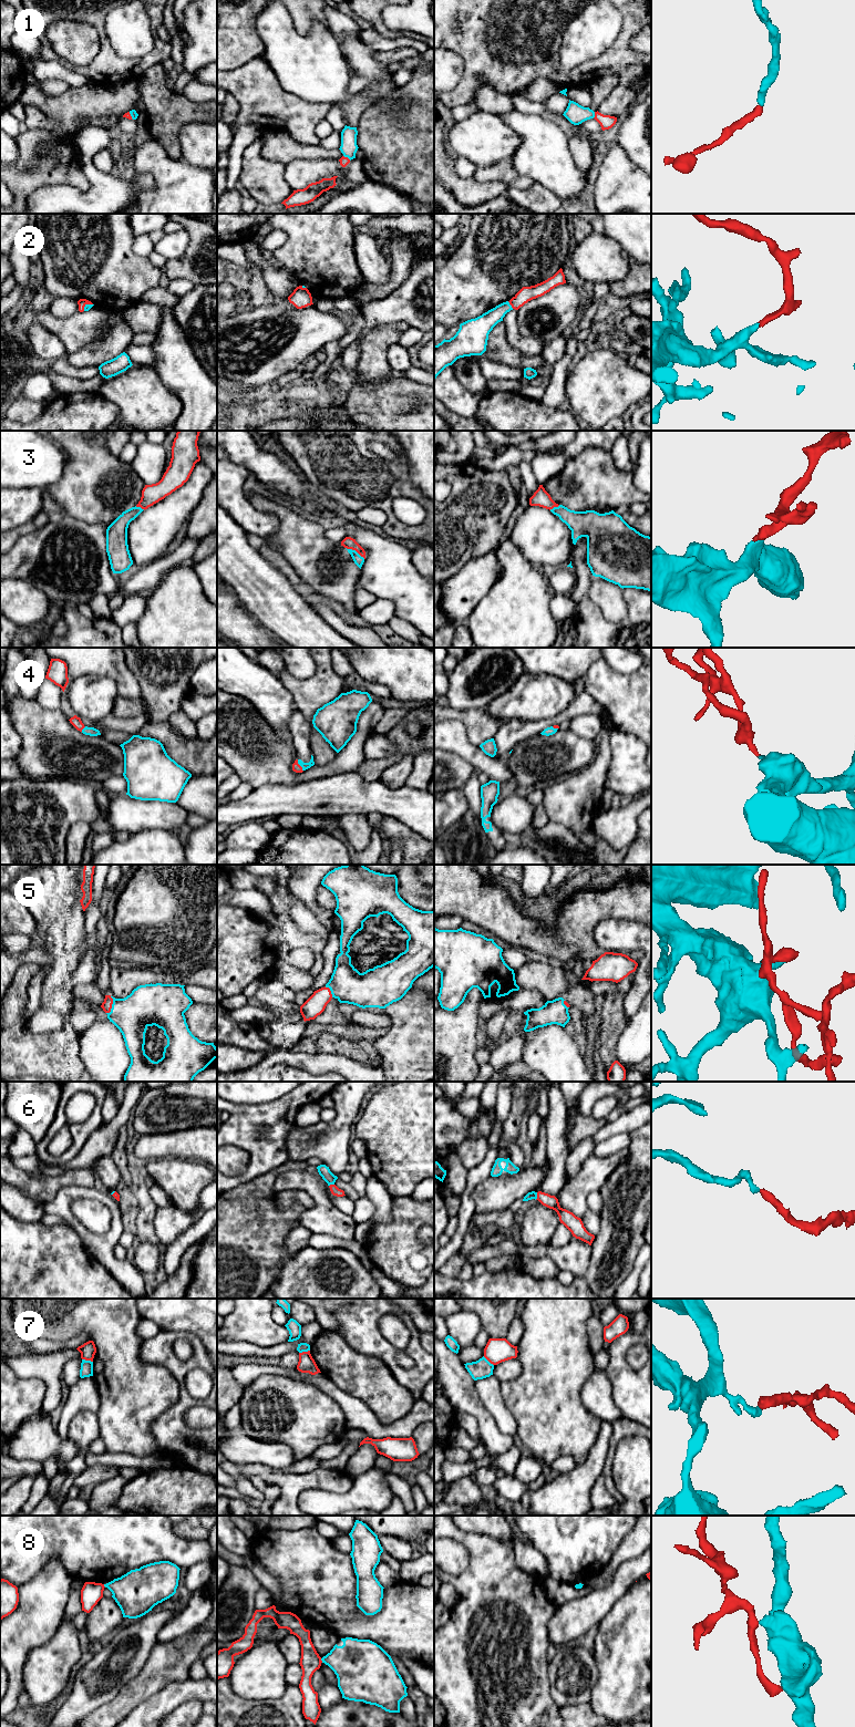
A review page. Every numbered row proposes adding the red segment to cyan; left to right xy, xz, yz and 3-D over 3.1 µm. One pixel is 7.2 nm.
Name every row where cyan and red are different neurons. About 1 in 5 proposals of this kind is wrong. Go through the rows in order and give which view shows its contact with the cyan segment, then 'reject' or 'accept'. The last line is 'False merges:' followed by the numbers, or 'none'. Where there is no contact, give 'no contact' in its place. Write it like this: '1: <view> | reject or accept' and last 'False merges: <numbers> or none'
1: xz | accept
2: yz | accept
3: xz | accept
4: xz | accept
5: xy | accept
6: yz | accept
7: xy | reject
8: xz | reject
False merges: 7, 8

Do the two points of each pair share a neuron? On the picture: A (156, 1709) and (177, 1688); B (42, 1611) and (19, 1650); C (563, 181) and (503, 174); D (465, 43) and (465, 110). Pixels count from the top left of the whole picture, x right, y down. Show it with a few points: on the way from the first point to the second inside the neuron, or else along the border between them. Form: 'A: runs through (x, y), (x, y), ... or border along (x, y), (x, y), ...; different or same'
A: runs through (162, 1704), (172, 1694); same
B: runs through (33, 1621), (19, 1635), (19, 1640); same
C: border along (510, 158), (513, 167), (521, 175), (527, 177); different
D: border along (473, 100), (455, 105), (452, 109); different

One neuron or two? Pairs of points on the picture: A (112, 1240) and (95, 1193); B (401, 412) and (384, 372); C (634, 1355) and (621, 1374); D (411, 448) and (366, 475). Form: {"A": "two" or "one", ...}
{"A": "one", "B": "two", "C": "two", "D": "two"}

